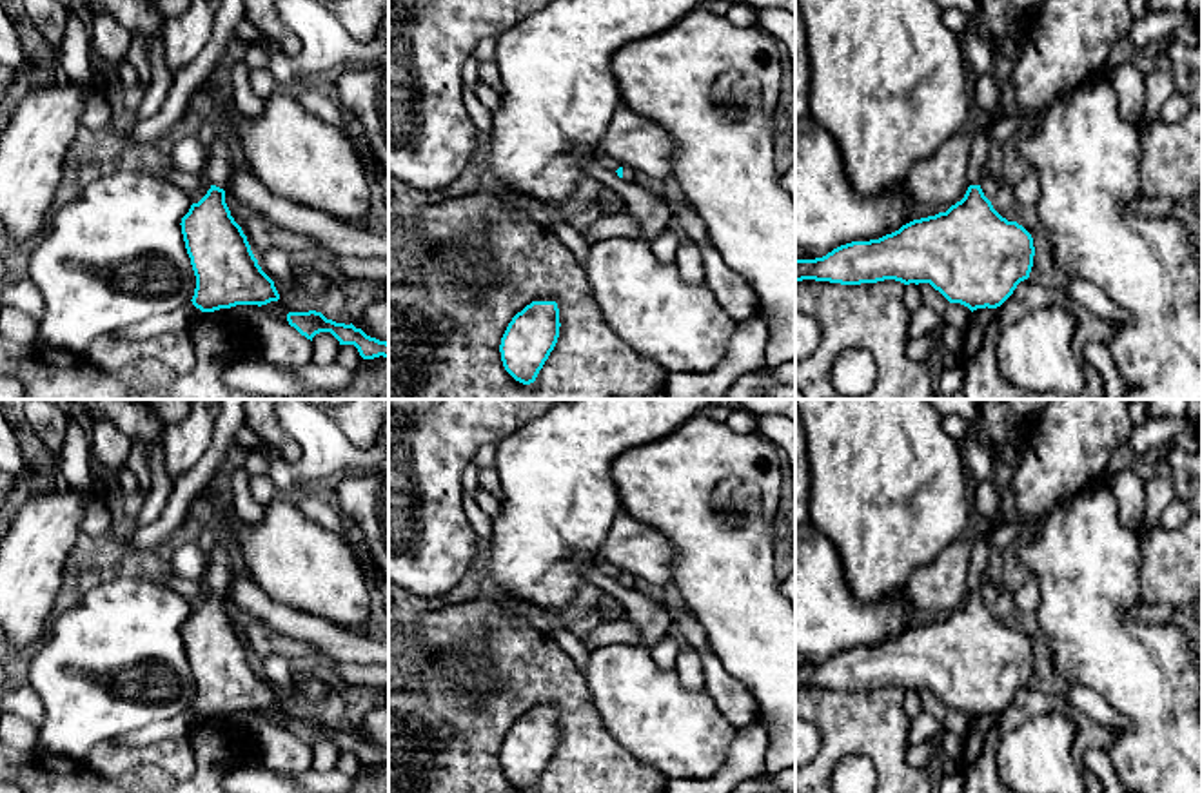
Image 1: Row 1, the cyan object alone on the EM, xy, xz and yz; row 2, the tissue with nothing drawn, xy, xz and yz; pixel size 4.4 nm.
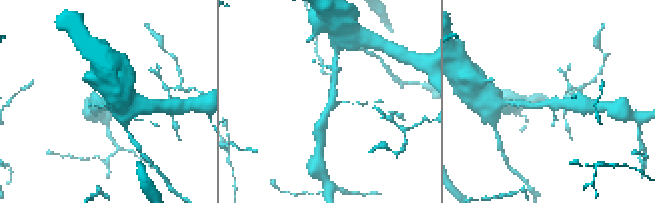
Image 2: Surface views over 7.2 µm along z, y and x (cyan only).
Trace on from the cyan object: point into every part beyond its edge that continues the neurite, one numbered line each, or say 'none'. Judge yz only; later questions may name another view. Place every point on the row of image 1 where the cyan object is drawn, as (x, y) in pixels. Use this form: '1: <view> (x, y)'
1: yz (981, 144)

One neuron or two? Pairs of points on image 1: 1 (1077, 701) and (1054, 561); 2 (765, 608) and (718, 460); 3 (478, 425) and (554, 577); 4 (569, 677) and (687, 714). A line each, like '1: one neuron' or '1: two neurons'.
1: two neurons
2: one neuron
3: two neurons
4: two neurons

